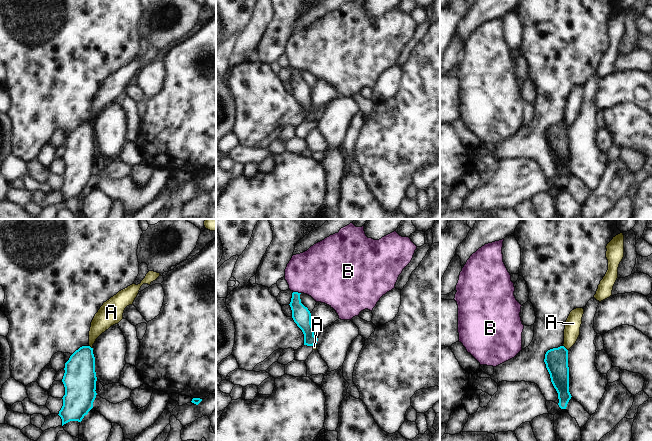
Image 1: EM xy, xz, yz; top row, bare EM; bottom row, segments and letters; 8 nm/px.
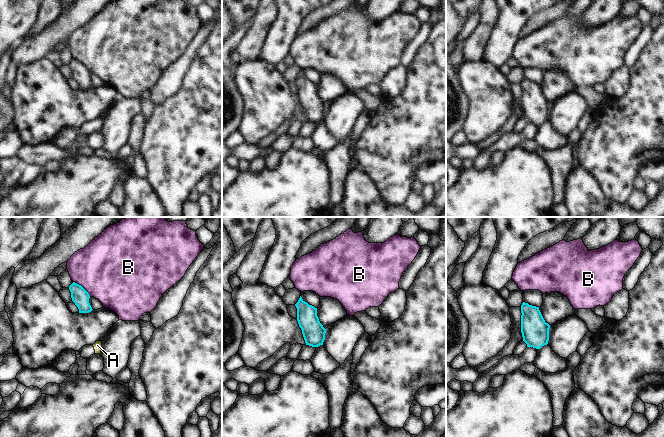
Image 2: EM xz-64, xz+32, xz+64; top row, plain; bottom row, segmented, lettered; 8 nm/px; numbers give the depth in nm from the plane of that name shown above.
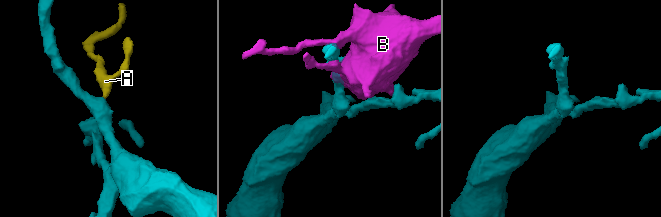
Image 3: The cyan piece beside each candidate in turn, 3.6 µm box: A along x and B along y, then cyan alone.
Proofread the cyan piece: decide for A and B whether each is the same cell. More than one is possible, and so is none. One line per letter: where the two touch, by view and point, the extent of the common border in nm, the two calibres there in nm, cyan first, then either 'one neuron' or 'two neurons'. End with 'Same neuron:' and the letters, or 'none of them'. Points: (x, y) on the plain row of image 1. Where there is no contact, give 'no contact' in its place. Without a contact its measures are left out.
A: meets cyan in yz at (565, 124); contact 60 nm long; 190 nm thick on the cyan side, 130 nm on the other; two neurons
B: meets cyan in xz at (297, 68); contact 70 nm long; 150 nm thick on the cyan side, 420 nm on the other; two neurons
Same neuron: none of them

